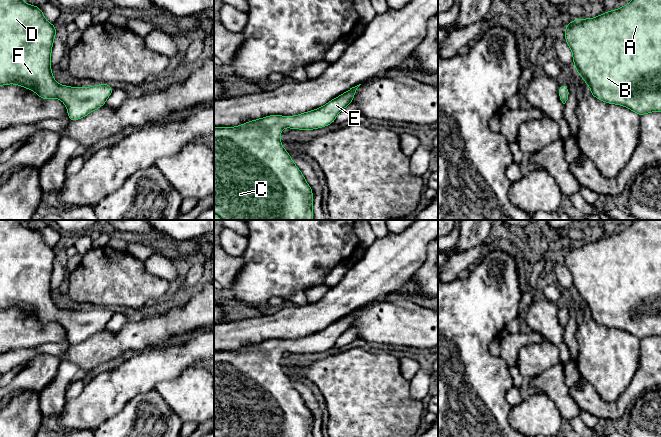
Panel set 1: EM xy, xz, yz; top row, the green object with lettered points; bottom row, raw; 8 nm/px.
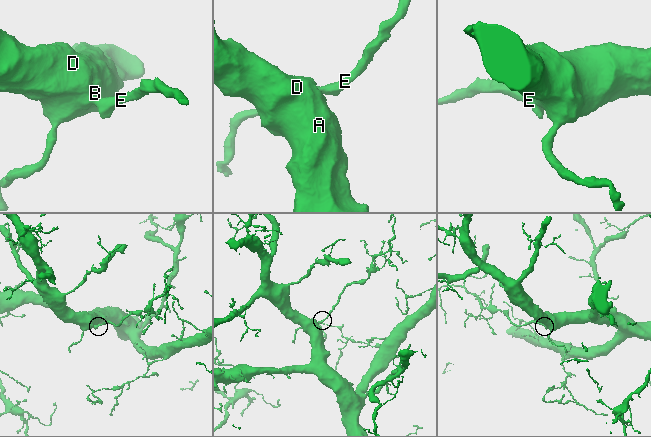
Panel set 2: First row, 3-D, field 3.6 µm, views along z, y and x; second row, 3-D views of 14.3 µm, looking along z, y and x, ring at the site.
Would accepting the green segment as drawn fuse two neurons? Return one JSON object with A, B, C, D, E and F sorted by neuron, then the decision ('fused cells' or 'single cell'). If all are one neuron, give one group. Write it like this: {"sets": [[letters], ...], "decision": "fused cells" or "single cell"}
{"sets": [["A", "B", "C", "D", "E", "F"]], "decision": "single cell"}

